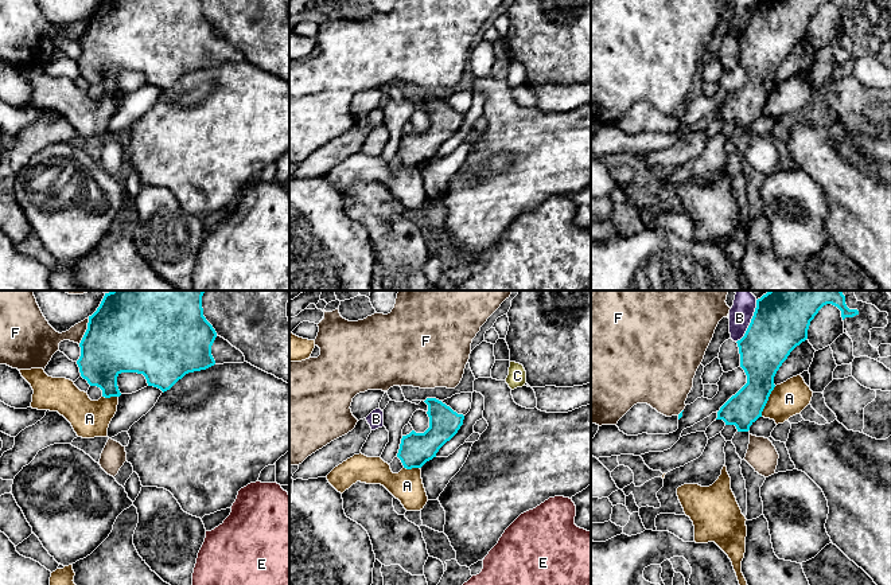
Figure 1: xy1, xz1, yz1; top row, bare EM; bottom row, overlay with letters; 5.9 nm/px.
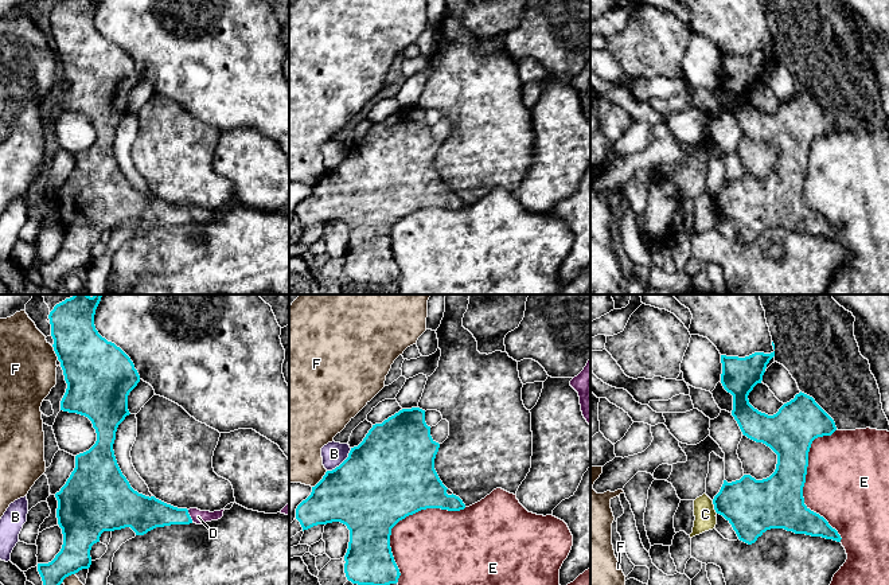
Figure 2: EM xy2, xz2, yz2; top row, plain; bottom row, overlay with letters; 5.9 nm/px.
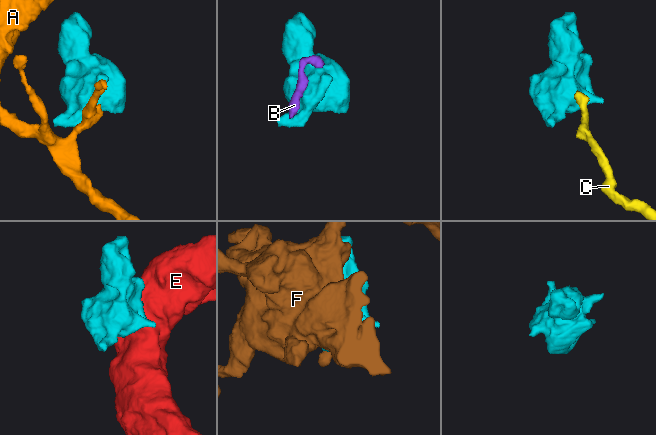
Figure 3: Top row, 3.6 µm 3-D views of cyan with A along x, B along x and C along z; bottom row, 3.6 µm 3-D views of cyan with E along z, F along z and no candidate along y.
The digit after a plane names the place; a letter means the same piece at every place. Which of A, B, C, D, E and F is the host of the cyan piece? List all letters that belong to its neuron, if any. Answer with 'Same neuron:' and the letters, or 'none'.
Same neuron: D

